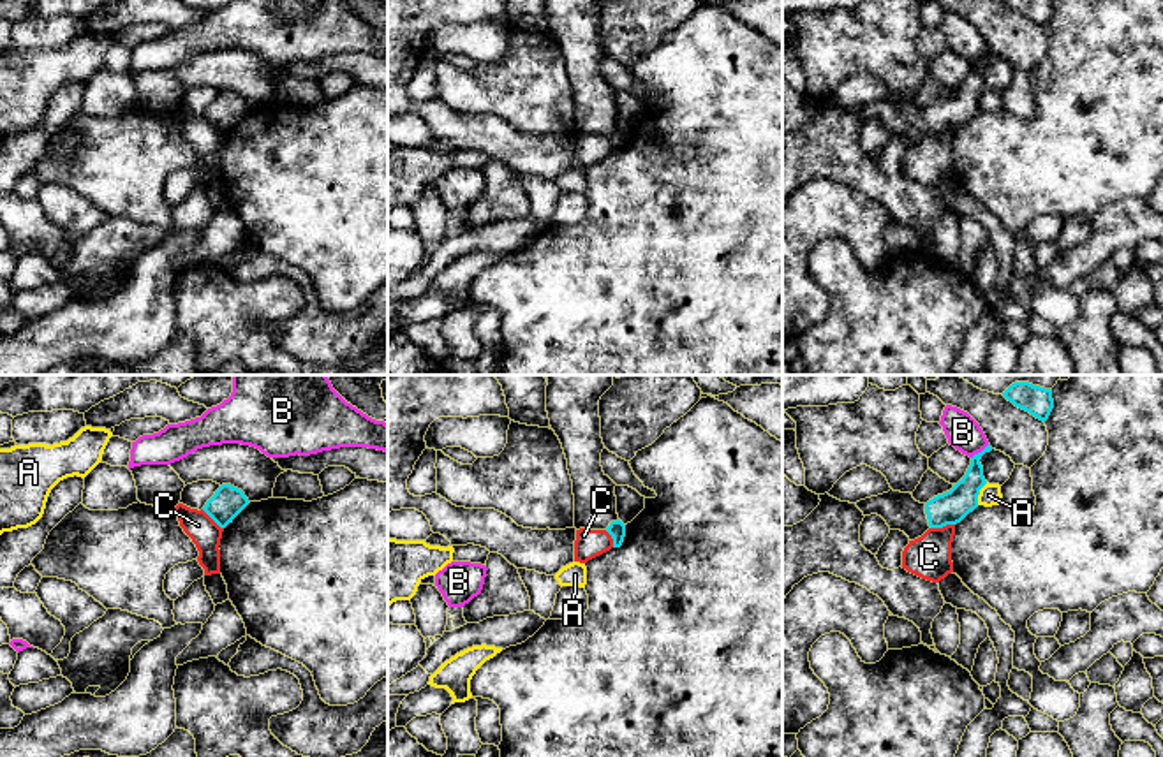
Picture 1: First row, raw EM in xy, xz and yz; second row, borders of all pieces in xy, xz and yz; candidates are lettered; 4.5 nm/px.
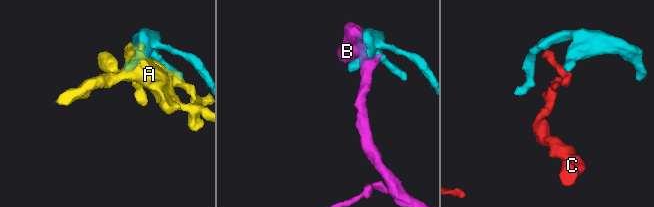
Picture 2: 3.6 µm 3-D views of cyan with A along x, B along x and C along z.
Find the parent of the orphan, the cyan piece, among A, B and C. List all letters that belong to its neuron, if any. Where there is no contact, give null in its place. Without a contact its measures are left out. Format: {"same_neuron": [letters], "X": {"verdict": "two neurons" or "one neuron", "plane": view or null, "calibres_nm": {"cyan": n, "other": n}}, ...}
{"same_neuron": [], "A": {"verdict": "two neurons", "plane": "yz", "calibres_nm": {"cyan": 150, "other": 100}}, "B": {"verdict": "two neurons", "plane": "yz", "calibres_nm": {"cyan": 140, "other": 160}}, "C": {"verdict": "two neurons", "plane": "yz", "calibres_nm": {"cyan": 150, "other": 200}}}

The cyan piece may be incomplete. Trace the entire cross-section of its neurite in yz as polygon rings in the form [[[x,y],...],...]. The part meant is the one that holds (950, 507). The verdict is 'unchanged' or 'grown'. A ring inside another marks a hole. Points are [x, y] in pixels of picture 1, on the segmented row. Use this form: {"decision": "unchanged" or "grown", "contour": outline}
{"decision": "grown", "contour": [[[989,444],[974,454],[966,475],[950,491],[934,496],[927,503],[916,502],[911,493],[890,489],[856,502],[856,507],[863,516],[881,516],[890,530],[904,532],[909,540],[922,537],[929,528],[957,525],[978,507],[980,489],[987,484],[980,459],[990,451]]]}

